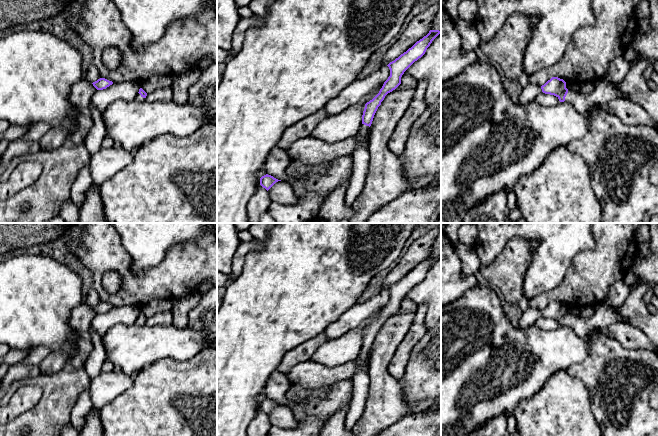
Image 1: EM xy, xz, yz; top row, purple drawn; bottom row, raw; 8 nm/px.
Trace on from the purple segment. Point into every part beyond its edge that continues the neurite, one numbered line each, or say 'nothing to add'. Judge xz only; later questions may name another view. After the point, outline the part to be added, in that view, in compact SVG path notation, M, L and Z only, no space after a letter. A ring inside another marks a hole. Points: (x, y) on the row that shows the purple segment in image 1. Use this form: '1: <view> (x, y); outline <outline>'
1: xz (360, 158); outline M361 124L359 132L354 137L358 141L364 142L365 144L363 146L358 146L352 154L352 174L345 196L345 201L348 206L353 205L365 184L370 163L370 154L368 151L369 134L370 127Z

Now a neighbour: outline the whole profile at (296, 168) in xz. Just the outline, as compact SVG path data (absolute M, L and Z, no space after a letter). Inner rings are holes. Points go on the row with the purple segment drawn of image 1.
M291 161L290 165L286 168L286 176L303 176L308 172L312 172L315 174L325 174L328 172L329 168L329 162L308 164L301 161Z

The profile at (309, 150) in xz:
M308 136L291 143L285 151L291 161L318 164L343 156L352 156L356 148L364 144L354 137L337 142L326 142Z

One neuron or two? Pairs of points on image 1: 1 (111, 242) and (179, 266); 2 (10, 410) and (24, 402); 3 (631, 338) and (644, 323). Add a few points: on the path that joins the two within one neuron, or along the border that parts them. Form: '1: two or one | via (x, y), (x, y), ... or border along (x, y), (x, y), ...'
1: one | via (121, 263), (125, 271), (132, 278), (158, 278)
2: one | via (13, 408), (21, 402)
3: two | border along (625, 323), (638, 327), (647, 337)

